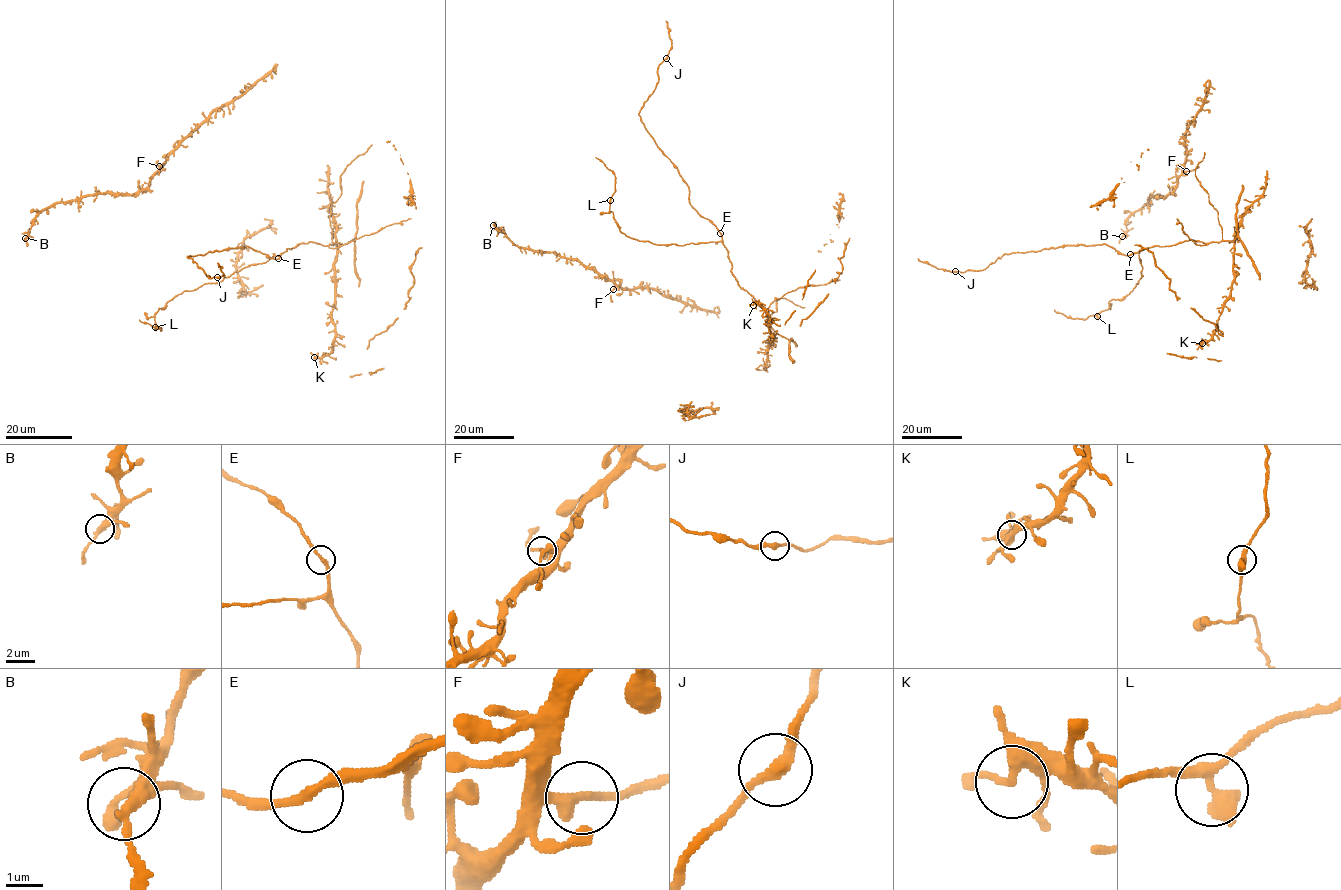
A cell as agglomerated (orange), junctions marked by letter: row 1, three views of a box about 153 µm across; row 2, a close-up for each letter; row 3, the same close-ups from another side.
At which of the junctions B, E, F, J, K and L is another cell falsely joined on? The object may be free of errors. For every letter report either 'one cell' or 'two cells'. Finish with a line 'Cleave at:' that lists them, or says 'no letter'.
B: one cell
E: one cell
F: two cells
J: one cell
K: one cell
L: one cell
Cleave at: F

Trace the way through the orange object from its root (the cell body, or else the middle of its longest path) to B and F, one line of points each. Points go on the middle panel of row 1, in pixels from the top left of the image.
B: (645, 288), (623, 289), (586, 269), (576, 260), (560, 257), (553, 252), (519, 248), (493, 225)
F: (645, 288), (616, 286), (613, 289)

